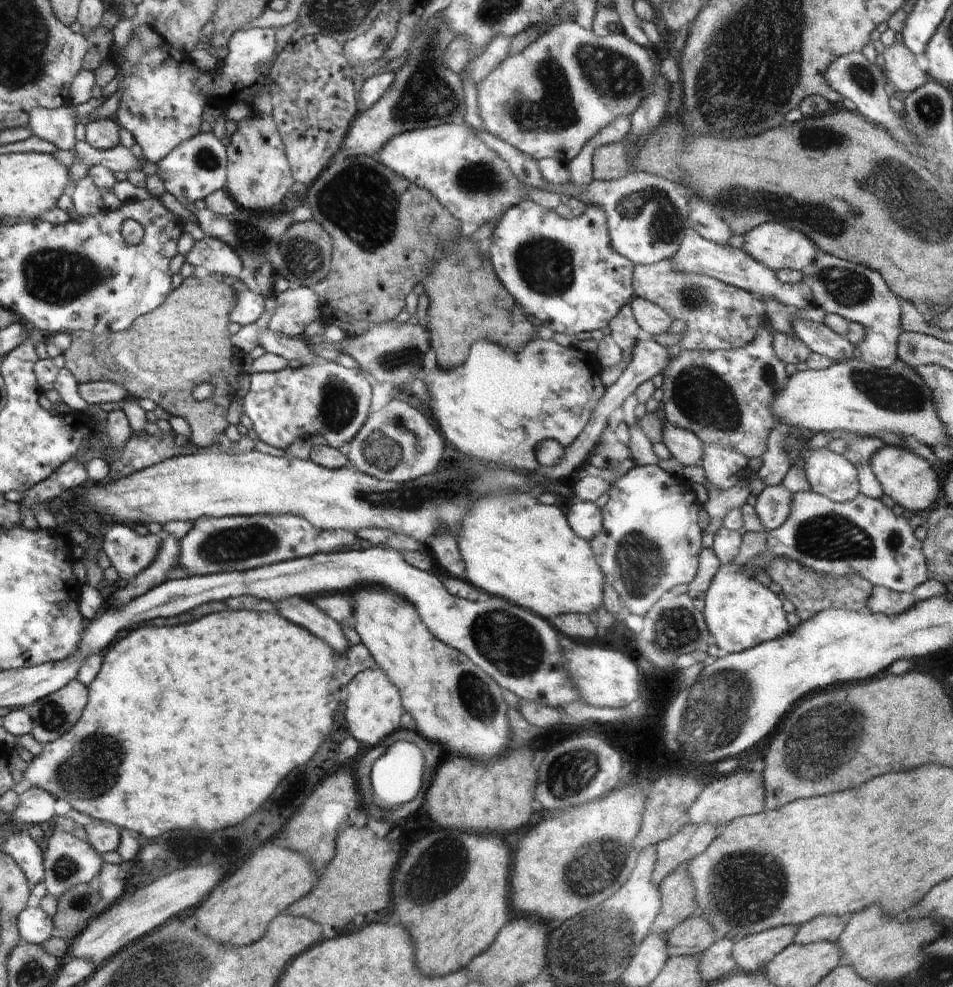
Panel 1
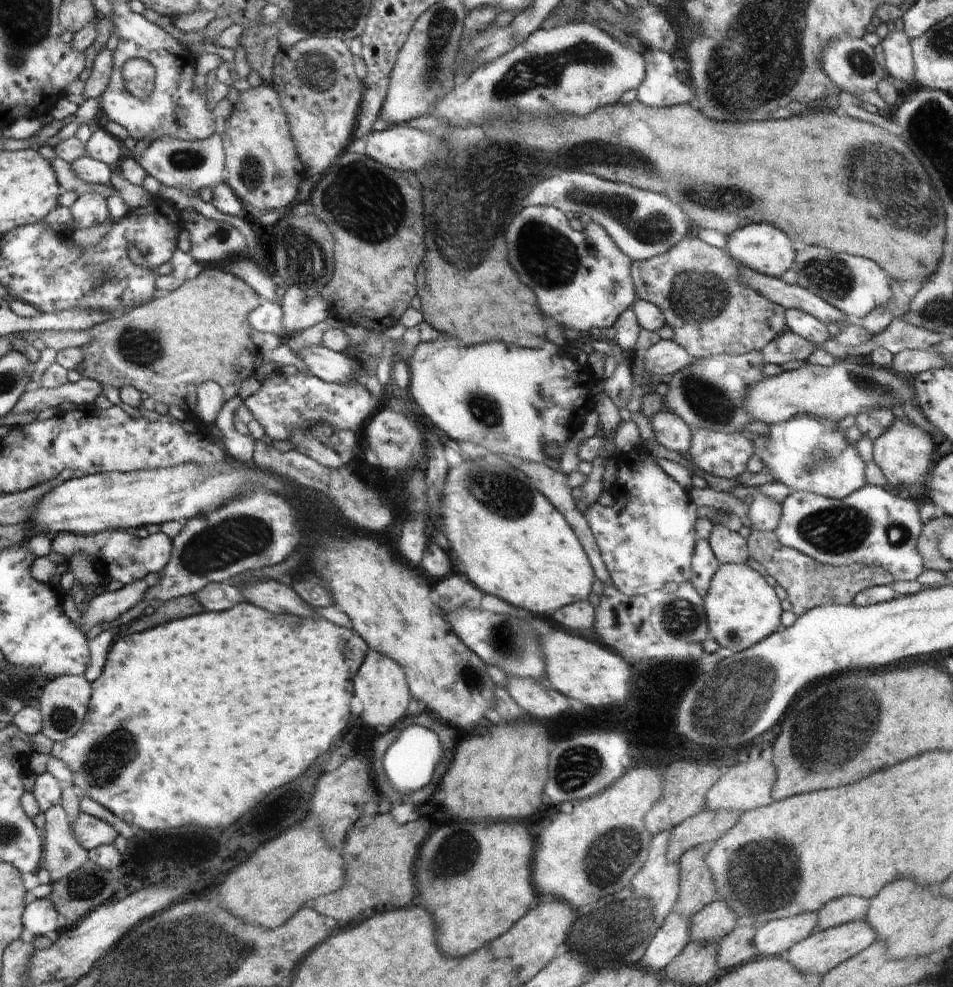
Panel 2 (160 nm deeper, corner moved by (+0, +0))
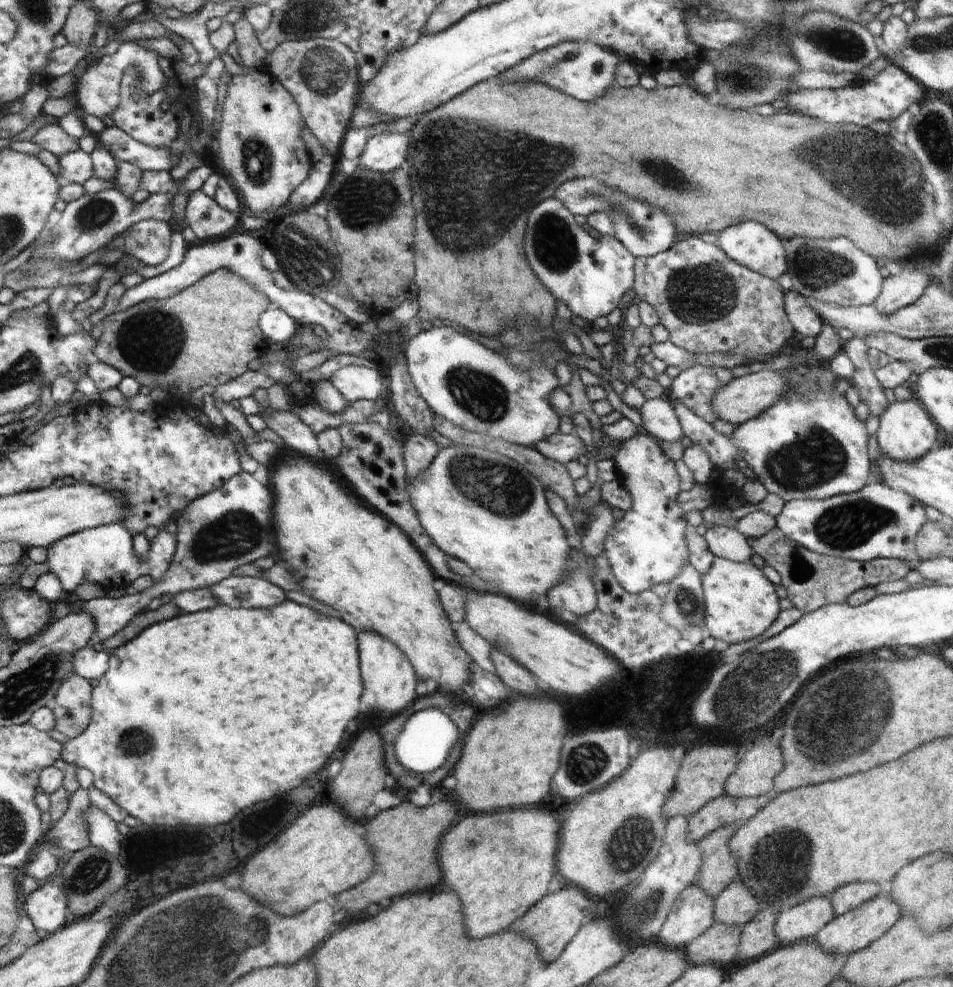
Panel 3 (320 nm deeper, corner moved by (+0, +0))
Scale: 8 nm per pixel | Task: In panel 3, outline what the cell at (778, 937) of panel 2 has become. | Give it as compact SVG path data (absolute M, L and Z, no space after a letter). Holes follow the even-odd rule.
M817 895L780 912L774 930L781 946L803 940L811 941L834 918L835 913L828 896Z

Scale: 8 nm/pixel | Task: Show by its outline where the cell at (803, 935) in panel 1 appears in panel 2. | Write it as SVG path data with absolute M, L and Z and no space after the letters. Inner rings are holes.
M844 896L828 902L818 911L818 930L866 920L870 903L868 898L856 898L856 896Z

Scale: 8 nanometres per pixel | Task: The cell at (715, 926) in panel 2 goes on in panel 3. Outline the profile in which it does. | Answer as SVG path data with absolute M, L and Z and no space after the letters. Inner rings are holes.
M733 881L715 898L715 922L746 925L763 907L741 881Z

